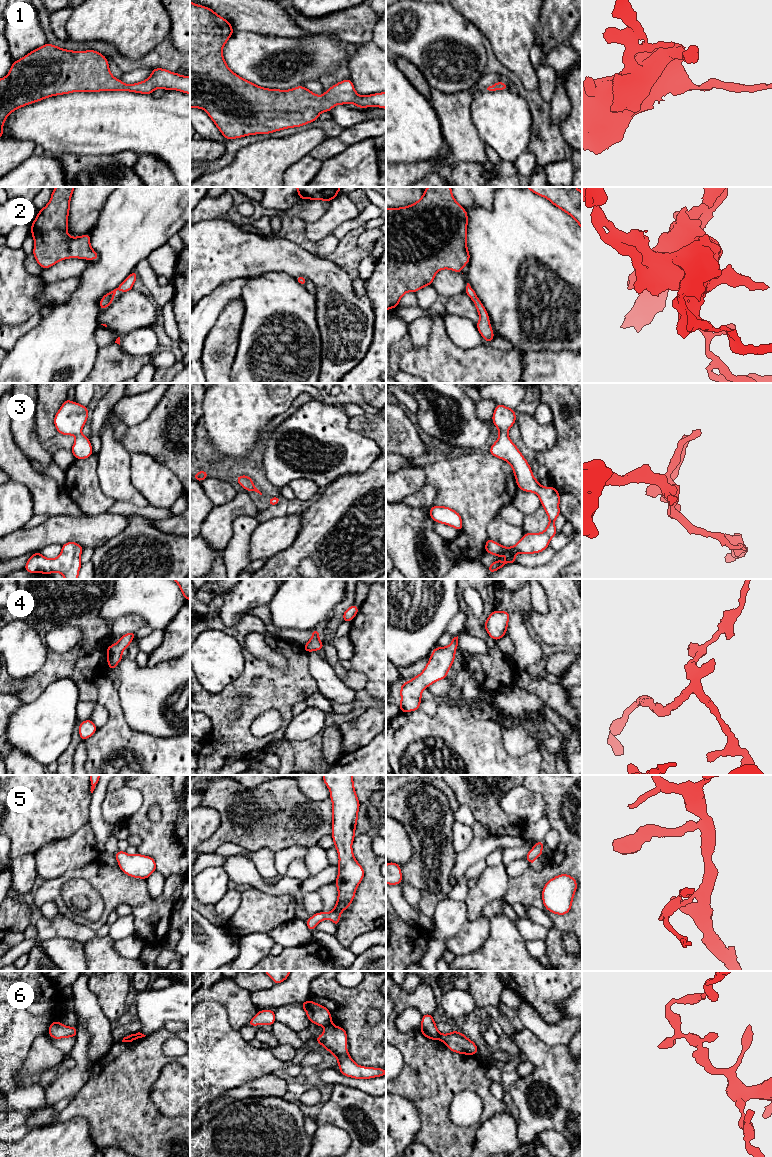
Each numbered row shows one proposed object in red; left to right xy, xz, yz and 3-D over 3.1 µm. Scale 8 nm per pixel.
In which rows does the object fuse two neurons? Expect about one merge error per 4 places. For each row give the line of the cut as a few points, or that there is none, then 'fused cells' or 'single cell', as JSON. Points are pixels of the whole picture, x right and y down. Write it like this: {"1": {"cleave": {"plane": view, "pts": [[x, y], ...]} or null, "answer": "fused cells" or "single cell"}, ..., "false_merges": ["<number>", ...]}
{"1": {"cleave": null, "answer": "single cell"}, "2": {"cleave": null, "answer": "single cell"}, "3": {"cleave": null, "answer": "single cell"}, "4": {"cleave": null, "answer": "single cell"}, "5": {"cleave": null, "answer": "single cell"}, "6": {"cleave": {"plane": "xz", "pts": [[331, 1024], [325, 1027]]}, "answer": "fused cells"}, "false_merges": ["6"]}

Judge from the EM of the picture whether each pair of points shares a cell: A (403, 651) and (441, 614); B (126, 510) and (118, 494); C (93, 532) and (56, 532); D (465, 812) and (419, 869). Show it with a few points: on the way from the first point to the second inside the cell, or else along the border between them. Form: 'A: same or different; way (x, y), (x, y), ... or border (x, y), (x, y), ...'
A: same; way (413, 645), (434, 624)
B: different; border (115, 501), (127, 501), (137, 506), (145, 507)
C: same; way (84, 532), (65, 532)
D: different; border (453, 812), (455, 819)

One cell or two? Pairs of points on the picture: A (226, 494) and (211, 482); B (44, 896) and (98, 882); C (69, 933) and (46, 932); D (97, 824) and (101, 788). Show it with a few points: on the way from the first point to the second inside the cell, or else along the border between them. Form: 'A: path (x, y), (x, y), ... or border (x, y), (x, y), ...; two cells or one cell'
A: path (222, 492), (215, 486); one cell
B: path (57, 884), (69, 875), (85, 874); one cell
C: path (63, 930), (52, 930); one cell
D: path (96, 815), (97, 797); one cell

